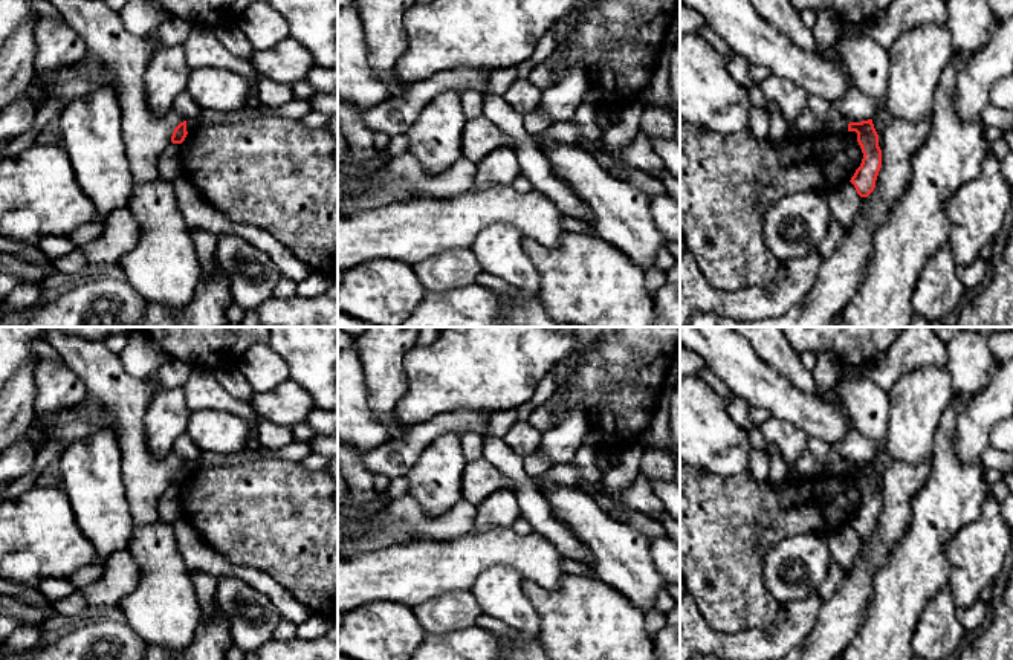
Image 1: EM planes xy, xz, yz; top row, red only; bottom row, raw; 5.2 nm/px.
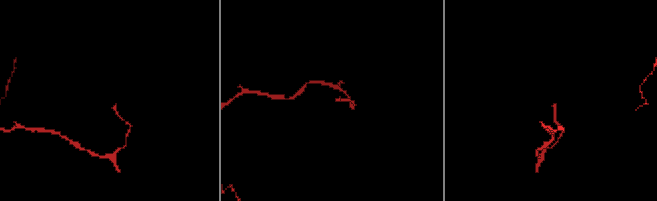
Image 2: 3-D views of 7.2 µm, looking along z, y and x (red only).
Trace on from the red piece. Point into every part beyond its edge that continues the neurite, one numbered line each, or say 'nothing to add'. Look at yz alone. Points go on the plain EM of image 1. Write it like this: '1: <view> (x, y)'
nothing to add

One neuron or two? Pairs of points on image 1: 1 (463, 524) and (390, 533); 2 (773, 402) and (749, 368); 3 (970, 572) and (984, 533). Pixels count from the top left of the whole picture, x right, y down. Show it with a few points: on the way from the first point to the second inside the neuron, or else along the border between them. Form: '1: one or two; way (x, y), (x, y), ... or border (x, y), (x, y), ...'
1: one; way (445, 527), (408, 527)
2: one; way (770, 394), (752, 376)
3: one; way (975, 562), (977, 553), (984, 543)

